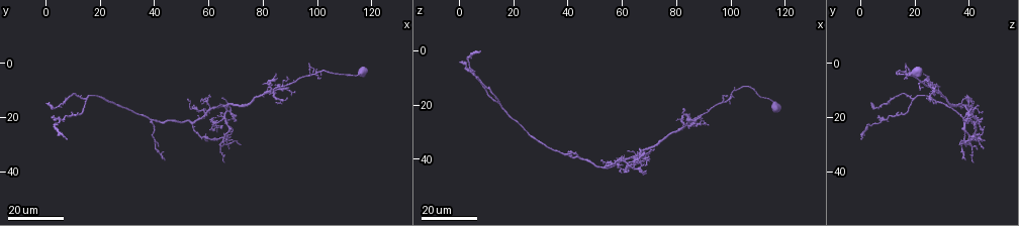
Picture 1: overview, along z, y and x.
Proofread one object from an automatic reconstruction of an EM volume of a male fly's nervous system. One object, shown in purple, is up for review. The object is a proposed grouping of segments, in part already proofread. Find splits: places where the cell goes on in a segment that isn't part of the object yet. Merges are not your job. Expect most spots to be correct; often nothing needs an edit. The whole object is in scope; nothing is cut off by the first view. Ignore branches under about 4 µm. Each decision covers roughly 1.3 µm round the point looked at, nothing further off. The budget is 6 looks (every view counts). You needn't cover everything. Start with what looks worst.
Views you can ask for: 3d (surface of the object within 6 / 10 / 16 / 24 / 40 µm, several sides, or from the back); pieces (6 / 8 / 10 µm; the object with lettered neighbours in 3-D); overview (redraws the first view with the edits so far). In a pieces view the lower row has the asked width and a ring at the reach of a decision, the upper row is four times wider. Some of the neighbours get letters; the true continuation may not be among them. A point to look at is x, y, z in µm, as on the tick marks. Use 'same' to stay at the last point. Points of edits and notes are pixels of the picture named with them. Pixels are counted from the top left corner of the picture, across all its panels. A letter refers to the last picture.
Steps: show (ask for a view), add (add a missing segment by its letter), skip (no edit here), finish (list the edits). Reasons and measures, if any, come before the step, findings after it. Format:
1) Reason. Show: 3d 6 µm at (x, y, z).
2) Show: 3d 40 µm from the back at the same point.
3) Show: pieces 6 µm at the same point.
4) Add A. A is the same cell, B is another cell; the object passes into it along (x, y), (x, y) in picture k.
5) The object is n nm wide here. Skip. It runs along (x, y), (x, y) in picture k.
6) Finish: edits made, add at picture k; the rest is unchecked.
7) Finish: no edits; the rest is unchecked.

Branch stops here. Show: 3d 24 µm at (7, 28, 0).

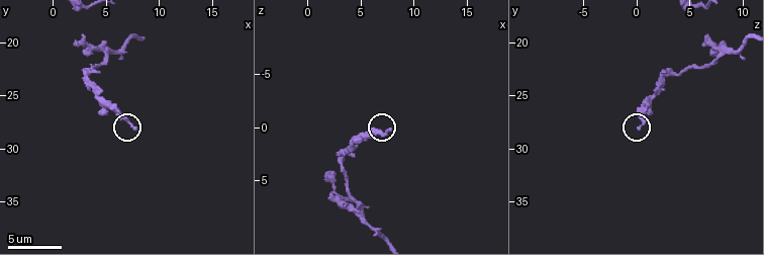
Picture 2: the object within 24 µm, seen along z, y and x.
What lies round it. Show: pieces 6 µm at (7.8, 28.2, 0.2).

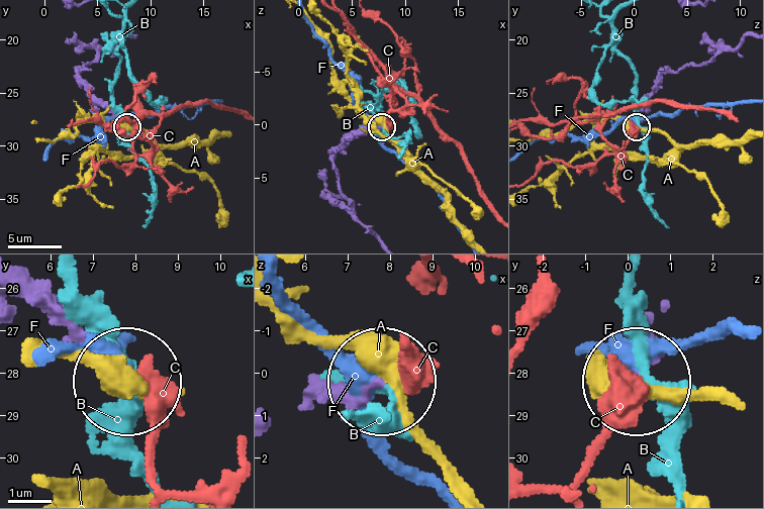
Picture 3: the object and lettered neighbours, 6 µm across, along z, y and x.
Skip. A, B, C and F are other cells; it runs along (327, 395), (378, 384) in picture 3; no lettered segment goes on from it.

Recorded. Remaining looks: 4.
Branch stops here. Show: 3d 24 µm at (0, 15, 4).

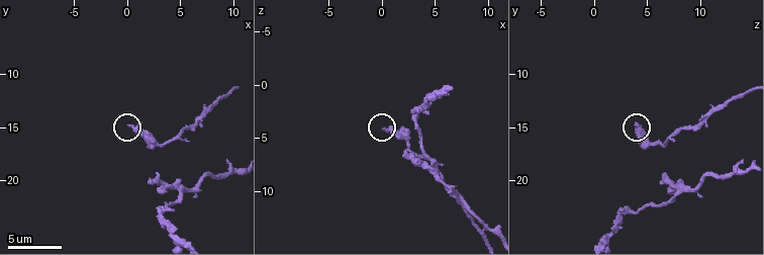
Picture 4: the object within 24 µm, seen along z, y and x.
Show: pieces 6 µm at (0.4, 14.6, 4.4).

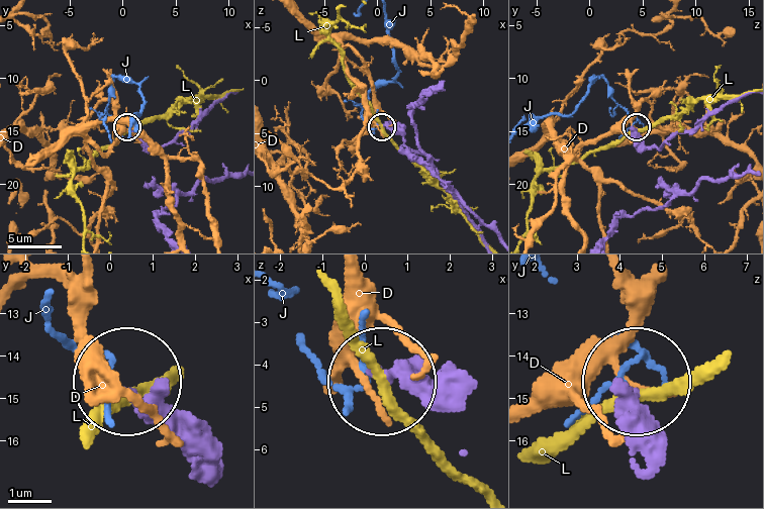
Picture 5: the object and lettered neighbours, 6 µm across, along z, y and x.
Skip. D, J and L are other cells; no lettered segment goes on from it.

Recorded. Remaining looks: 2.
Branch stops here. Show: 3d 16 µm at (63, 25, 45).

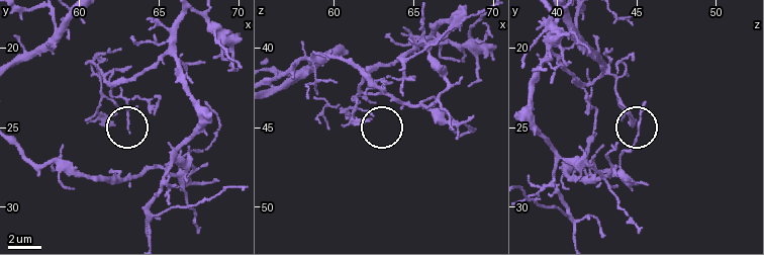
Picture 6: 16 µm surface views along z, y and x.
Show: pieces 10 µm at (62.1, 24.7, 44.4).

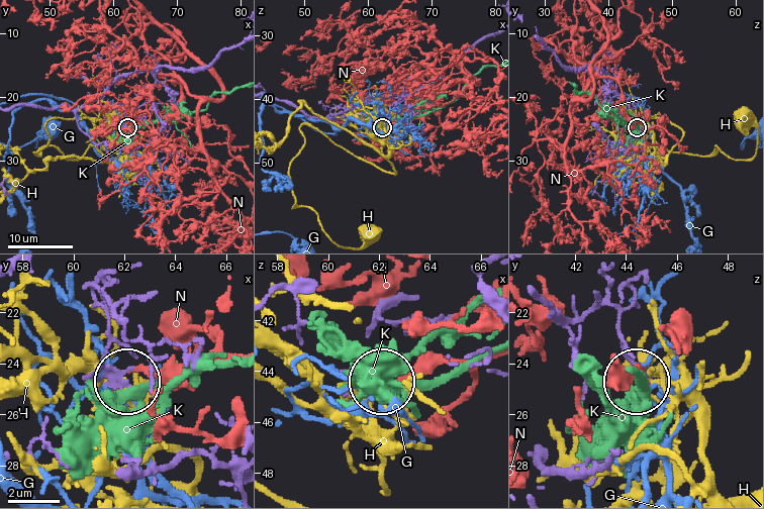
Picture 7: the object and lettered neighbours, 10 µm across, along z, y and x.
The object is 180 nm wide here. Skip. G, H, K and N are other cells; it runs along (122, 316), (109, 310), (107, 355), (124, 379) in picture 7; none of them fits.

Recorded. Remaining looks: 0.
Finish: no edits; the rest is unchecked.

